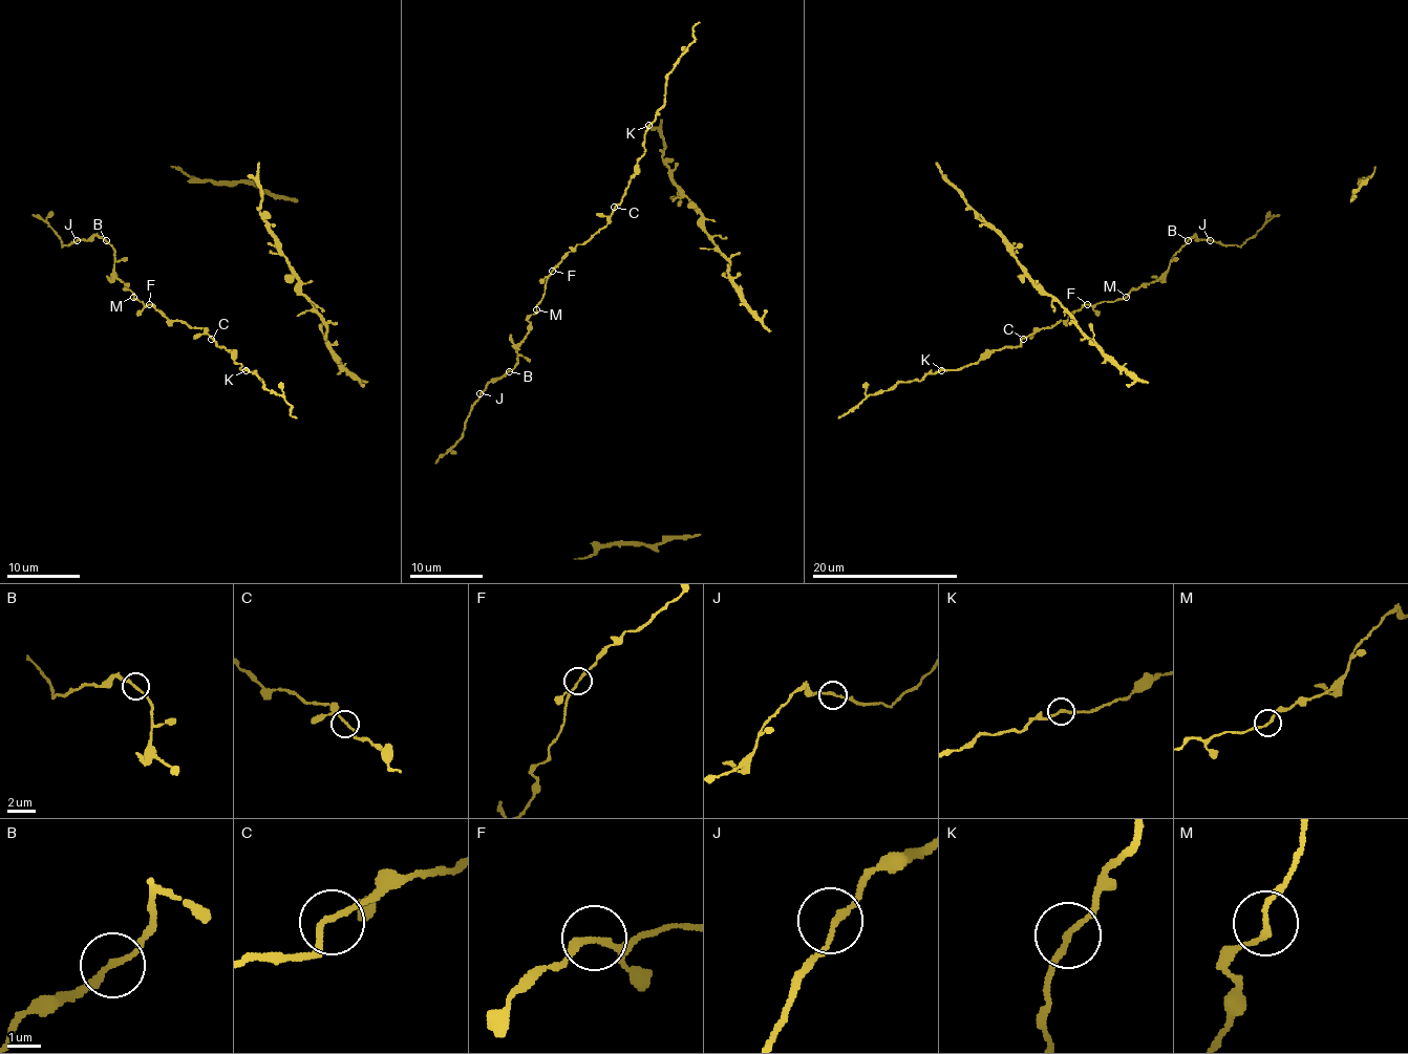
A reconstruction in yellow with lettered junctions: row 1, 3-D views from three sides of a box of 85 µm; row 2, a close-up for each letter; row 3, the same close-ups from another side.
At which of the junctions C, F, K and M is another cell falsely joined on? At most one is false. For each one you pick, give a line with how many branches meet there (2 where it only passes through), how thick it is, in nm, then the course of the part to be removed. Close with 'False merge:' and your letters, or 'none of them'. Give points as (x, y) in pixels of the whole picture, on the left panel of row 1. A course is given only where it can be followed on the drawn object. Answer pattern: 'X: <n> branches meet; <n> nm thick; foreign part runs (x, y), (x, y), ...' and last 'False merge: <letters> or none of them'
False merge: none of them

